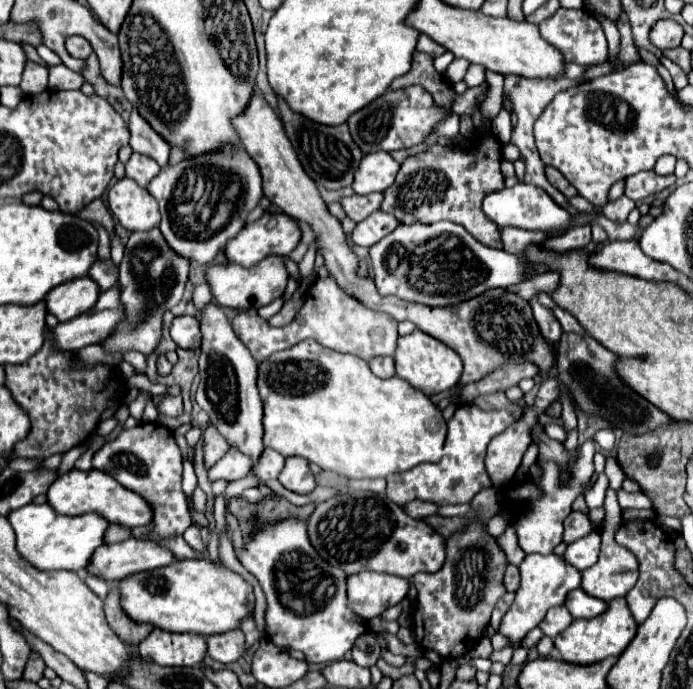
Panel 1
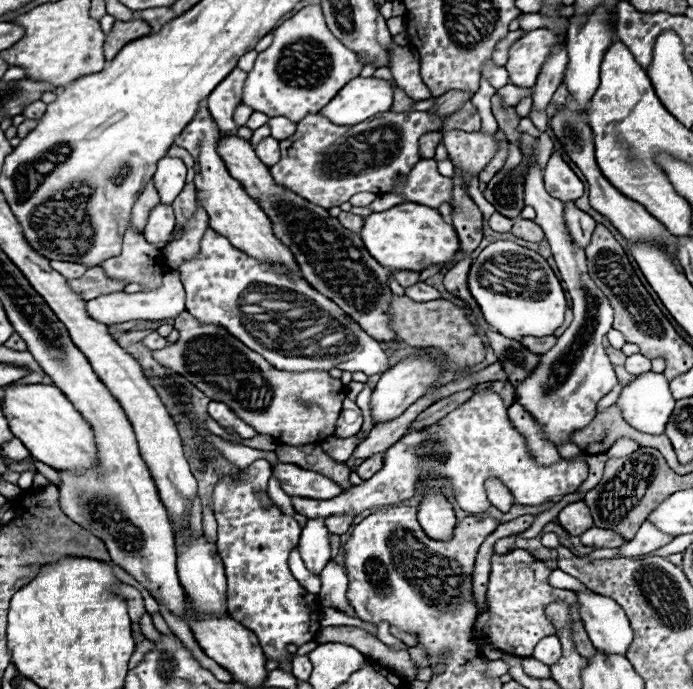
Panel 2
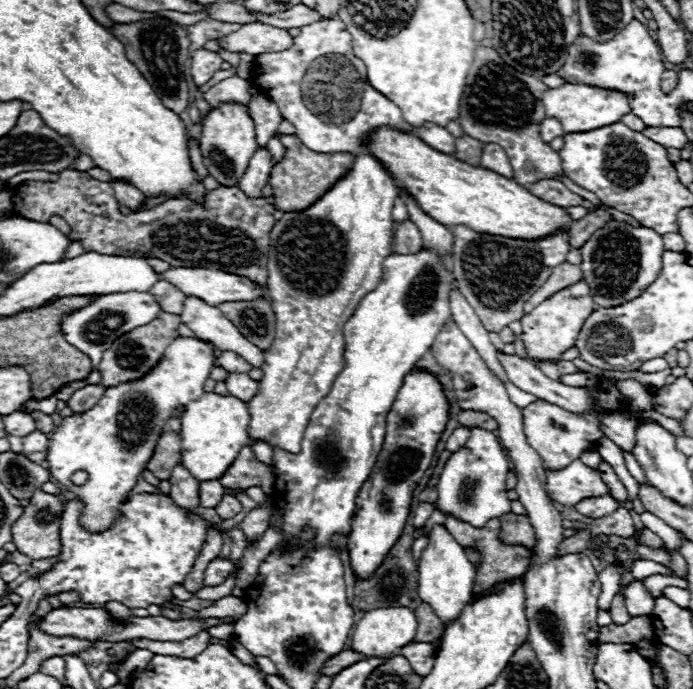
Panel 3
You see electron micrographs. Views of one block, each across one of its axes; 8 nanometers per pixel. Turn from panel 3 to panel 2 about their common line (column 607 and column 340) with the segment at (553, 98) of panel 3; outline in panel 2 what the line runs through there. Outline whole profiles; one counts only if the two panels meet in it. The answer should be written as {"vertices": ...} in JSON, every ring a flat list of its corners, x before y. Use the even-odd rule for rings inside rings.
{"vertices":[[352,78,332,100,320,110,336,126,354,126,392,108,392,86,378,78]]}

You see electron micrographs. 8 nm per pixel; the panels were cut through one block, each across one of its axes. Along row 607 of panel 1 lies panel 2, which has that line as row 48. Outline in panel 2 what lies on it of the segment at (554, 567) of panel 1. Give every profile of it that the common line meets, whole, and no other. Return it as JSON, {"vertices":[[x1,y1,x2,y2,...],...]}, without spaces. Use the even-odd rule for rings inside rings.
{"vertices":[[546,28,526,32,510,48,510,56,504,66,510,74,510,82,520,88,532,88,536,84,542,64,546,62,548,54,556,44,558,44,556,34]]}

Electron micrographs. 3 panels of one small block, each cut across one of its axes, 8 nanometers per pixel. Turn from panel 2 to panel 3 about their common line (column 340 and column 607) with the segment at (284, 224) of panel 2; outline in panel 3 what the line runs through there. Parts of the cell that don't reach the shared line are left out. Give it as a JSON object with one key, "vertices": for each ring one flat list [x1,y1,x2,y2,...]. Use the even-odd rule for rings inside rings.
{"vertices":[[610,222,604,228,596,230,590,240,580,248,582,250,582,272,584,280,590,286,592,300,596,306,614,308,624,302,638,298,660,274,662,264,662,236,652,232,646,226,634,228,624,222]]}

